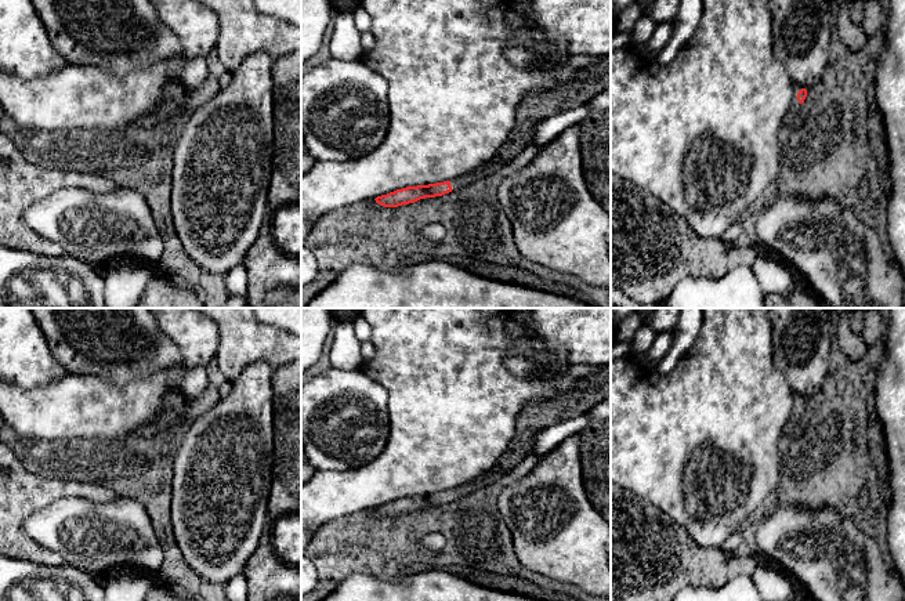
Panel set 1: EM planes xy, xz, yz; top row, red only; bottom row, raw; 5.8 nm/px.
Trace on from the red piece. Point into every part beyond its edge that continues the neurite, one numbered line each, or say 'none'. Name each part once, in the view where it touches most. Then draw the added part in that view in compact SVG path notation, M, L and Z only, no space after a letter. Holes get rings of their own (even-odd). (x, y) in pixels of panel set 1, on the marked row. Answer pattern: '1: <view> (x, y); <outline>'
1: yz (795, 108); M793 83L793 101L792 101L792 105L789 108L789 112L786 115L786 117L783 119L783 127L792 124L796 122L796 117L799 116L800 113L800 109L801 109L801 105L799 101L797 101L797 93L801 90L803 87L797 83Z

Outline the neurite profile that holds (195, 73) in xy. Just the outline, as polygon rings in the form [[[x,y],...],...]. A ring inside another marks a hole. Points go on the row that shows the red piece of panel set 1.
[[[193,58],[185,61],[178,82],[189,90],[196,90],[204,86],[210,76],[206,58]]]

